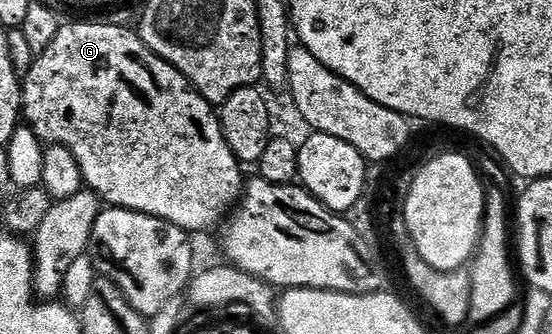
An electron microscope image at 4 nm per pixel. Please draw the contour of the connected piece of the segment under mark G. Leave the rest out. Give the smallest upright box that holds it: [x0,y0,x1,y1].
[22,22,244,232]

